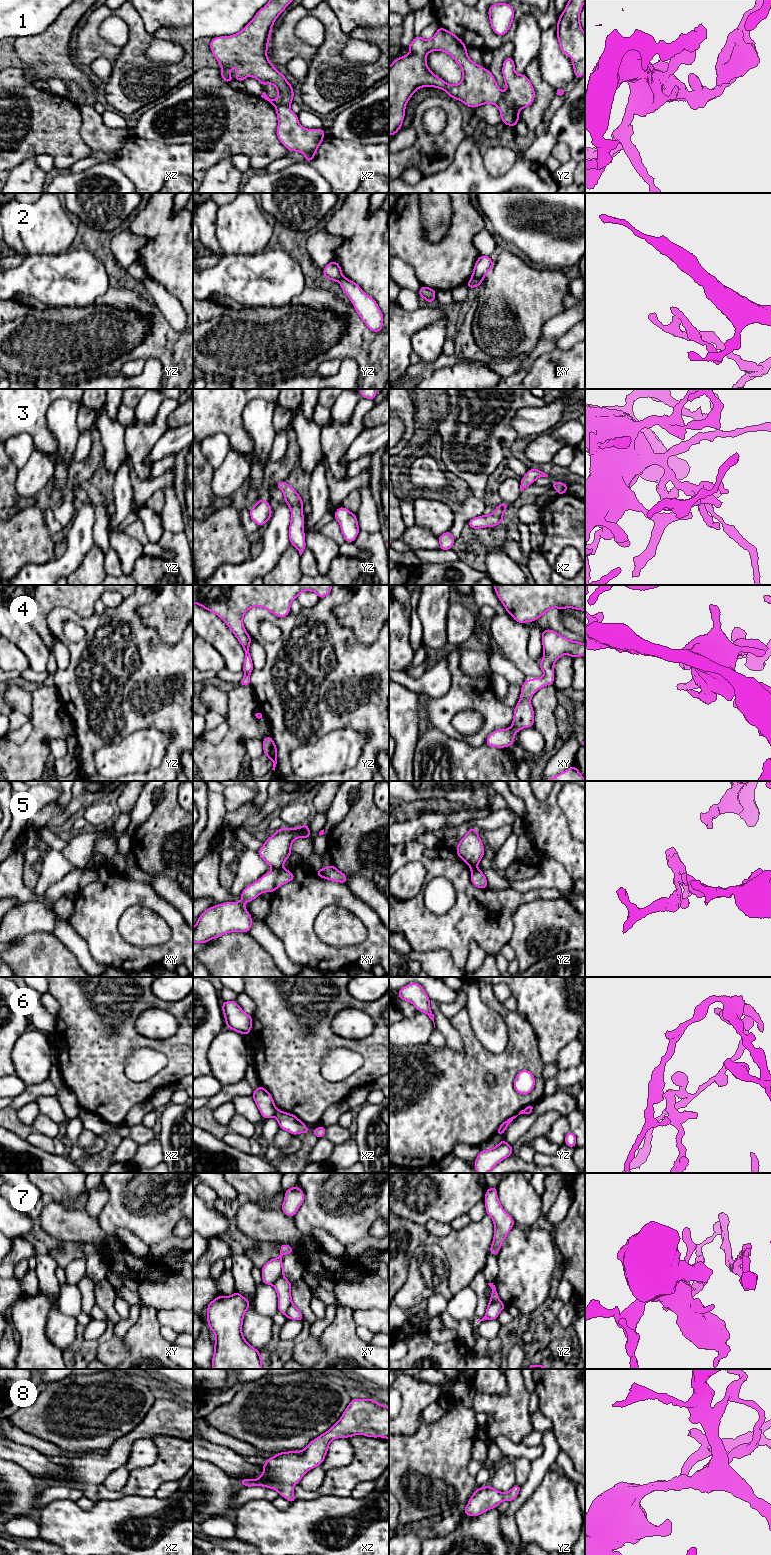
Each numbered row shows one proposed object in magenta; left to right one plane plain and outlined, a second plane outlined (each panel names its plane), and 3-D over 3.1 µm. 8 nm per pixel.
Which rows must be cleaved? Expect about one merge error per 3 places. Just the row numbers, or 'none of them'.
1, 2, 5, 6, 7

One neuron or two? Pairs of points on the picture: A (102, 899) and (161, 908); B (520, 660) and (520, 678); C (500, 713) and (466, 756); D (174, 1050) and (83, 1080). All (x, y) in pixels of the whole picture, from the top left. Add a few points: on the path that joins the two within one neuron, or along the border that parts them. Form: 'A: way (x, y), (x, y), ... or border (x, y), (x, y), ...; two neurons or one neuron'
A: way (117, 897), (146, 897); one neuron
B: border (503, 655), (527, 678); two neurons
C: border (469, 745), (473, 748); two neurons
D: way (151, 1043), (121, 1042), (106, 1057); one neuron

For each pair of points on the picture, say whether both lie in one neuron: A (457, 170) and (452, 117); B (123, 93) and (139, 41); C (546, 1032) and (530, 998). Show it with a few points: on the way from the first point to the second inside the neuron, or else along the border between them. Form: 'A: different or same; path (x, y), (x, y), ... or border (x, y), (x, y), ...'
A: different; border (471, 136), (459, 144), (454, 159), (440, 171)
B: same; path (133, 80), (133, 54)
C: same; path (546, 1024), (546, 1014), (538, 1006)

